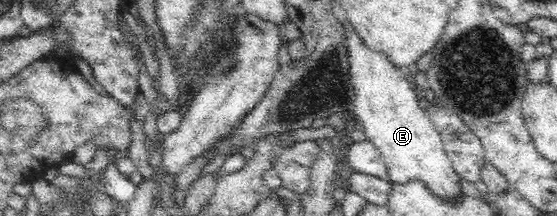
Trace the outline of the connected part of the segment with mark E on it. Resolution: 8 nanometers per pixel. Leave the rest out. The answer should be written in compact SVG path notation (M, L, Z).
M351 21L341 23L341 46L345 50L347 58L347 70L349 71L350 81L354 90L354 113L360 127L372 145L379 151L384 158L388 169L388 179L394 184L404 184L408 181L419 178L427 182L427 186L439 194L439 196L454 196L461 192L456 181L458 176L443 150L442 139L435 126L431 123L426 111L419 105L419 99L415 94L410 77L399 68L396 68L382 52L374 52L368 49L362 38L356 33Z

